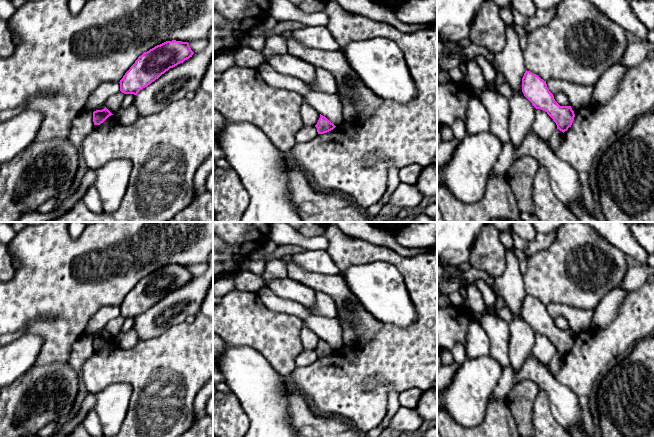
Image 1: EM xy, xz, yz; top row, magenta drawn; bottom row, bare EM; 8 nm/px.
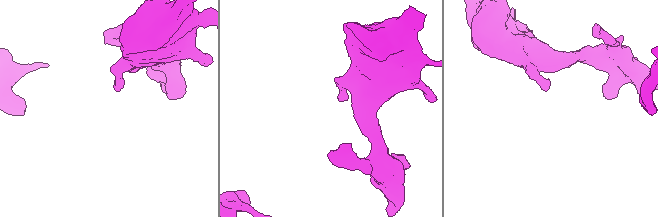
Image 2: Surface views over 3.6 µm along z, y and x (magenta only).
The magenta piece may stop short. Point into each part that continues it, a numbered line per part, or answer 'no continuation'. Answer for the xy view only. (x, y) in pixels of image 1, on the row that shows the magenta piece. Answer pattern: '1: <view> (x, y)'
no continuation

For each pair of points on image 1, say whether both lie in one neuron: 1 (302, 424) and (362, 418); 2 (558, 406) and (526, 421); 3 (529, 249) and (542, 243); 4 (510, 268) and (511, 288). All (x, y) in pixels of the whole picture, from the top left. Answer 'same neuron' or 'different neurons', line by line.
1: different neurons
2: different neurons
3: same neuron
4: same neuron

